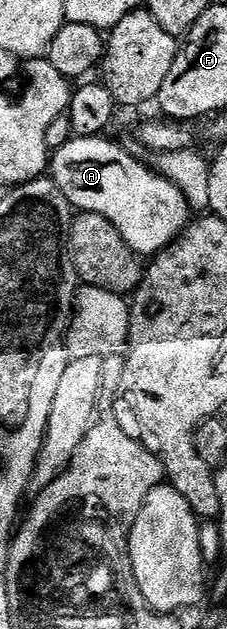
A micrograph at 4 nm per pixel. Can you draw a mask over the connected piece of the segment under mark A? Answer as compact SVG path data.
M107 136L97 138L72 137L70 142L54 151L49 158L49 177L60 192L62 201L76 206L76 211L85 214L105 216L109 224L121 232L121 236L129 244L136 255L154 256L161 250L166 250L189 225L189 207L187 198L173 183L160 173L153 174L149 167L142 166L135 158L130 158L121 147L110 142Z

